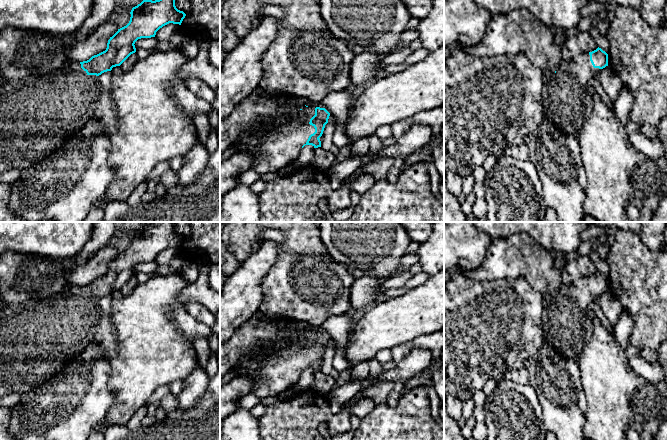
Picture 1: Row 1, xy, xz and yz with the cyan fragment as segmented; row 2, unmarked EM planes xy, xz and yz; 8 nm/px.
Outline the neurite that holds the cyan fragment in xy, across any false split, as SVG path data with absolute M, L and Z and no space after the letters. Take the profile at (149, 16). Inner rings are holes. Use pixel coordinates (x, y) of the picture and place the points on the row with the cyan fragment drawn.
M143 0L133 7L129 23L118 29L110 37L105 51L83 62L71 61L63 69L41 75L30 75L23 79L5 80L0 86L0 174L15 169L24 171L45 160L55 150L62 147L73 135L79 132L94 116L94 106L101 87L98 76L120 66L131 54L136 52L135 42L141 38L155 37L163 26L173 23L181 25L186 14L175 6L175 0Z

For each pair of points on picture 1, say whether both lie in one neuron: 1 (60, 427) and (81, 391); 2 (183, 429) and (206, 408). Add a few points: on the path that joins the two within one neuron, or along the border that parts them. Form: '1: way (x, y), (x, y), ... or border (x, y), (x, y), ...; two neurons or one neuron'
1: way (60, 418), (61, 413), (74, 400); one neuron
2: way (189, 425), (200, 414); one neuron

